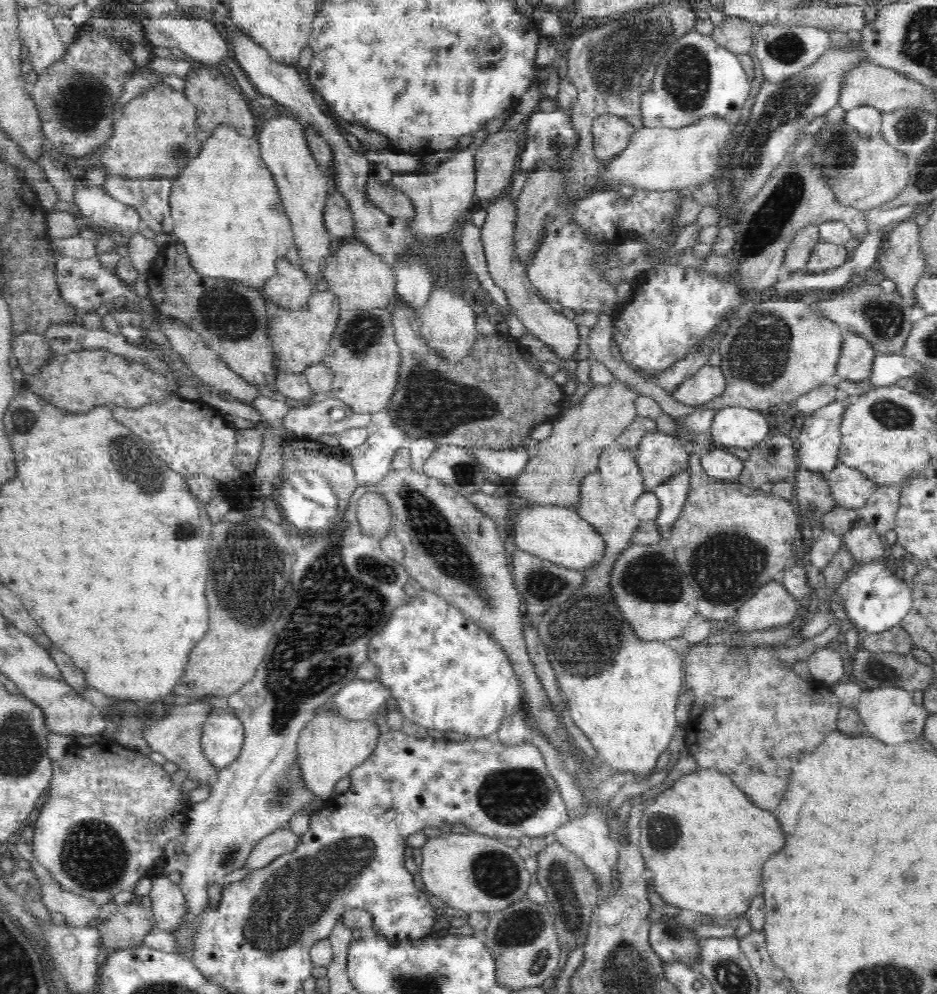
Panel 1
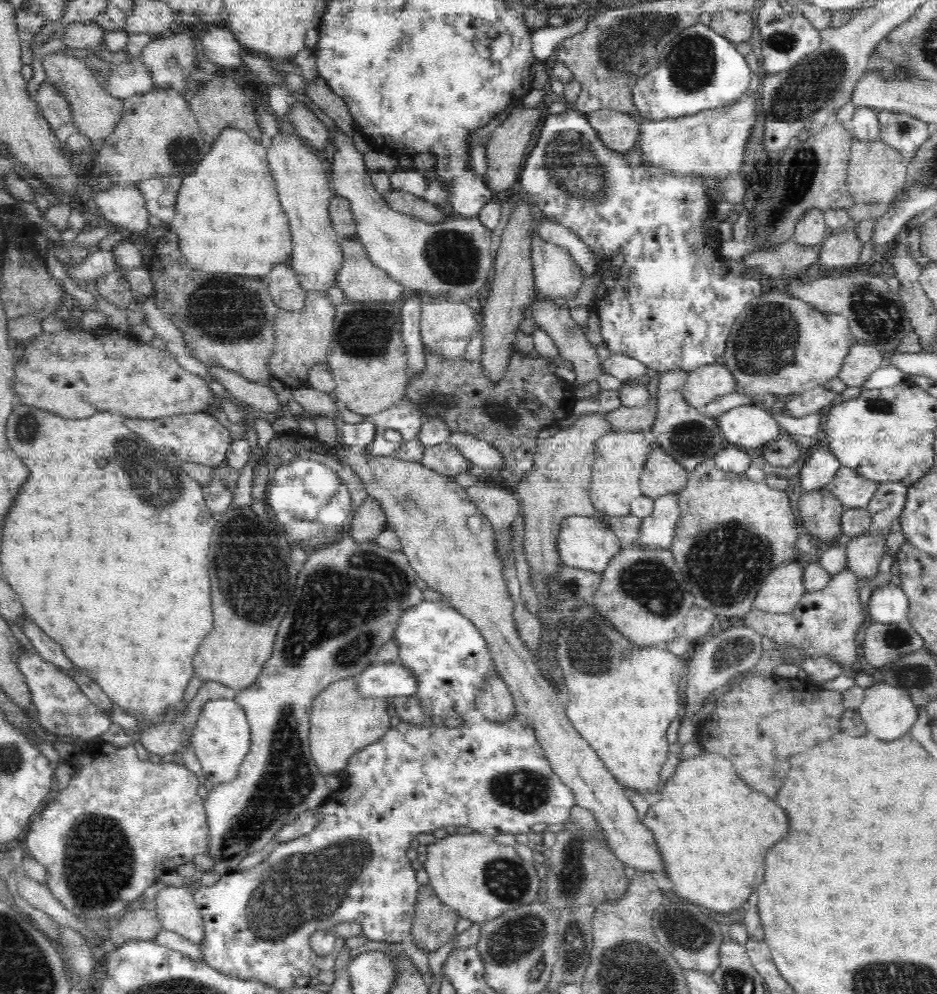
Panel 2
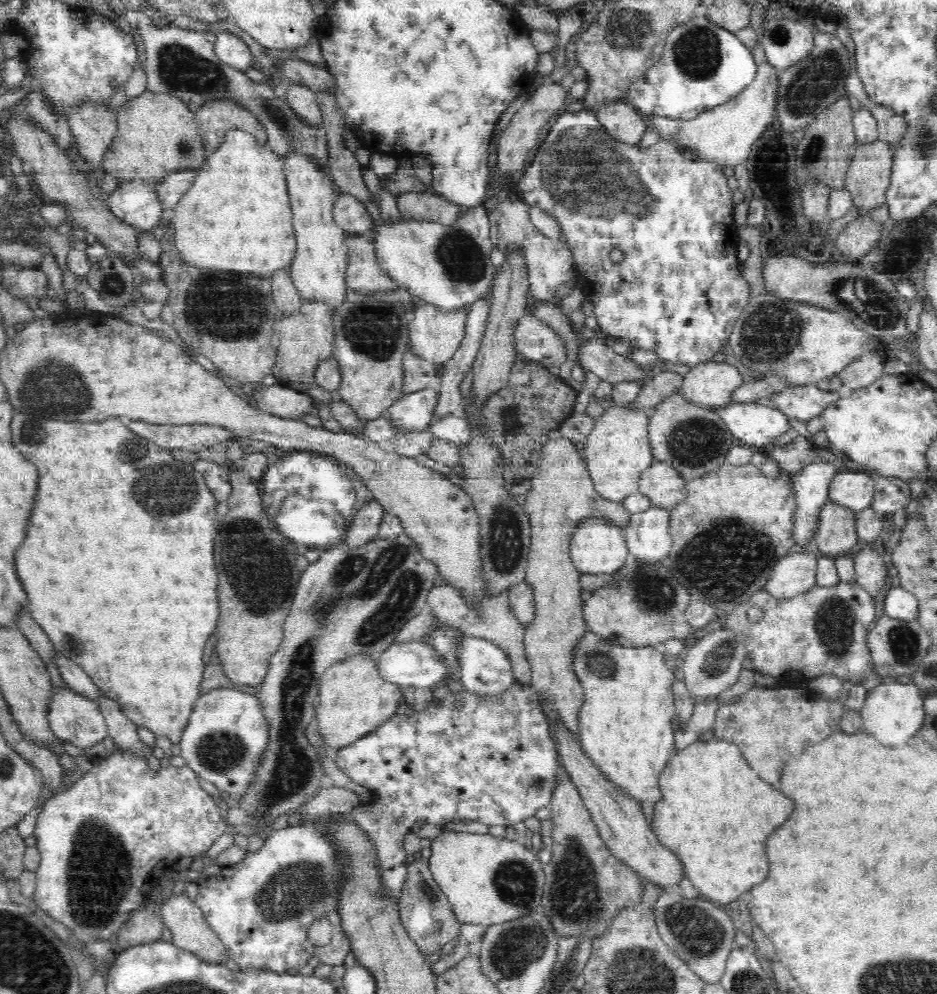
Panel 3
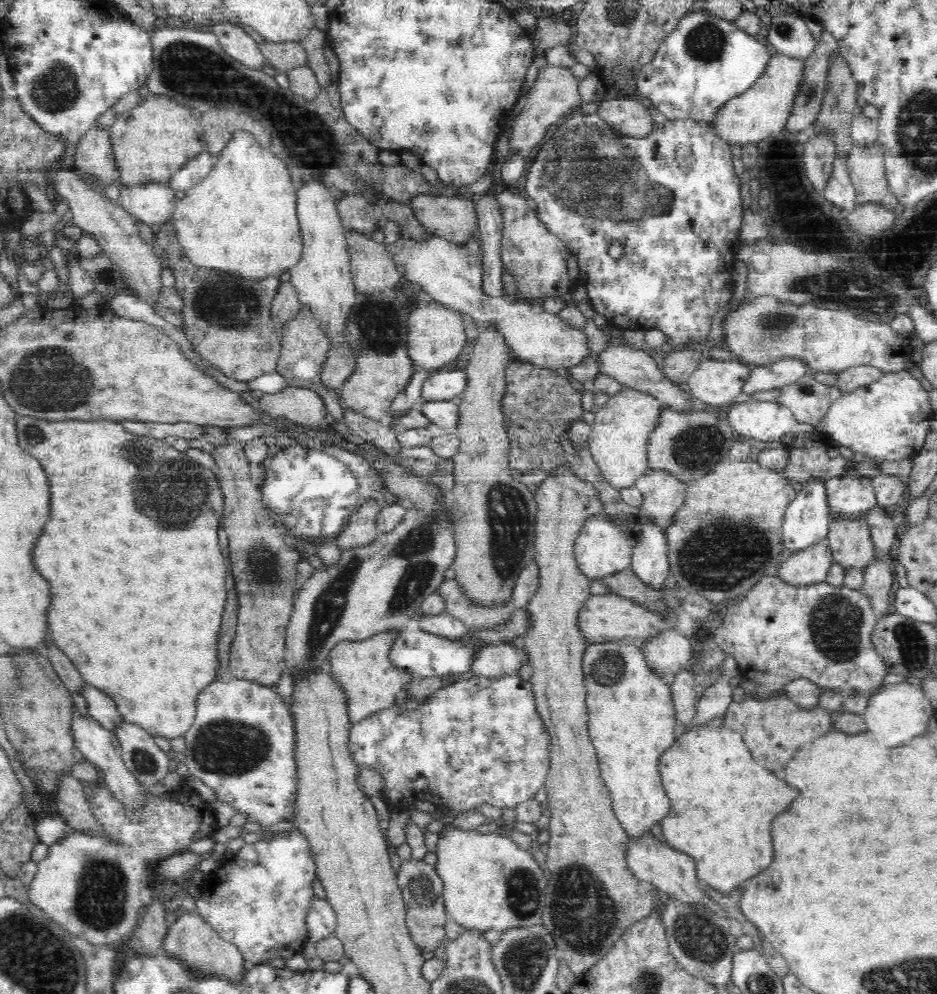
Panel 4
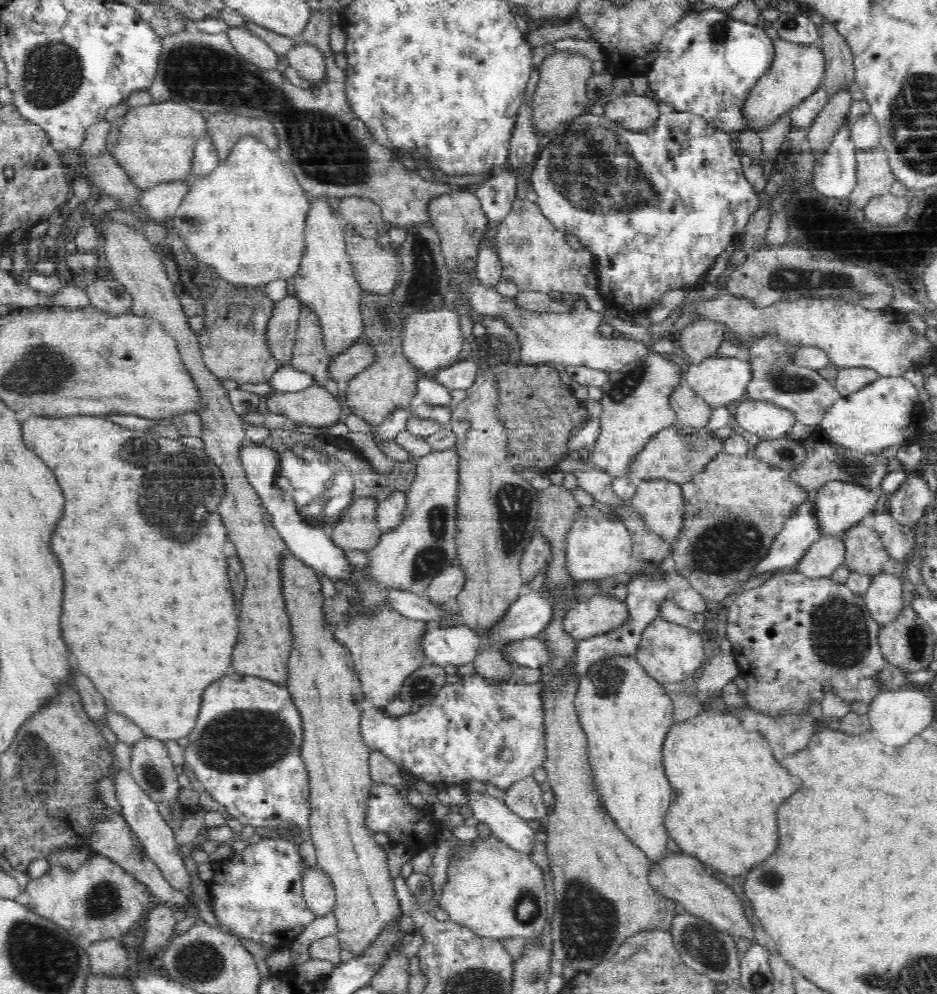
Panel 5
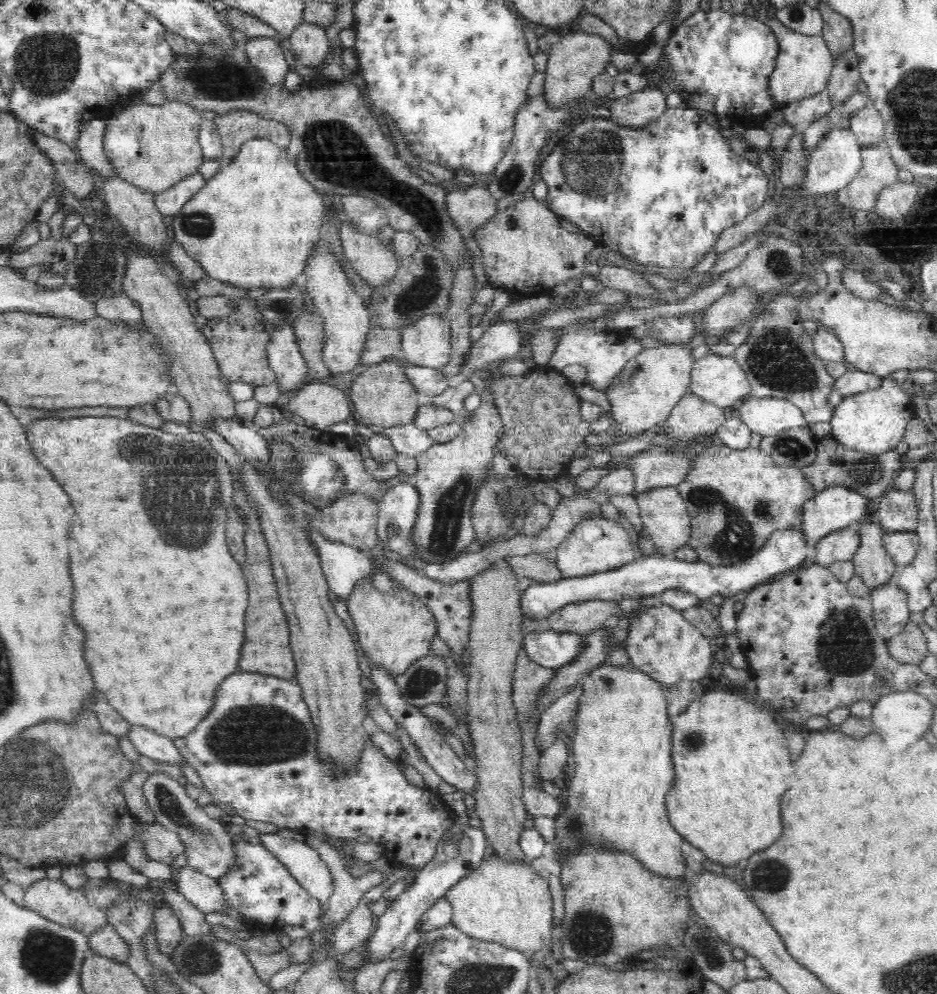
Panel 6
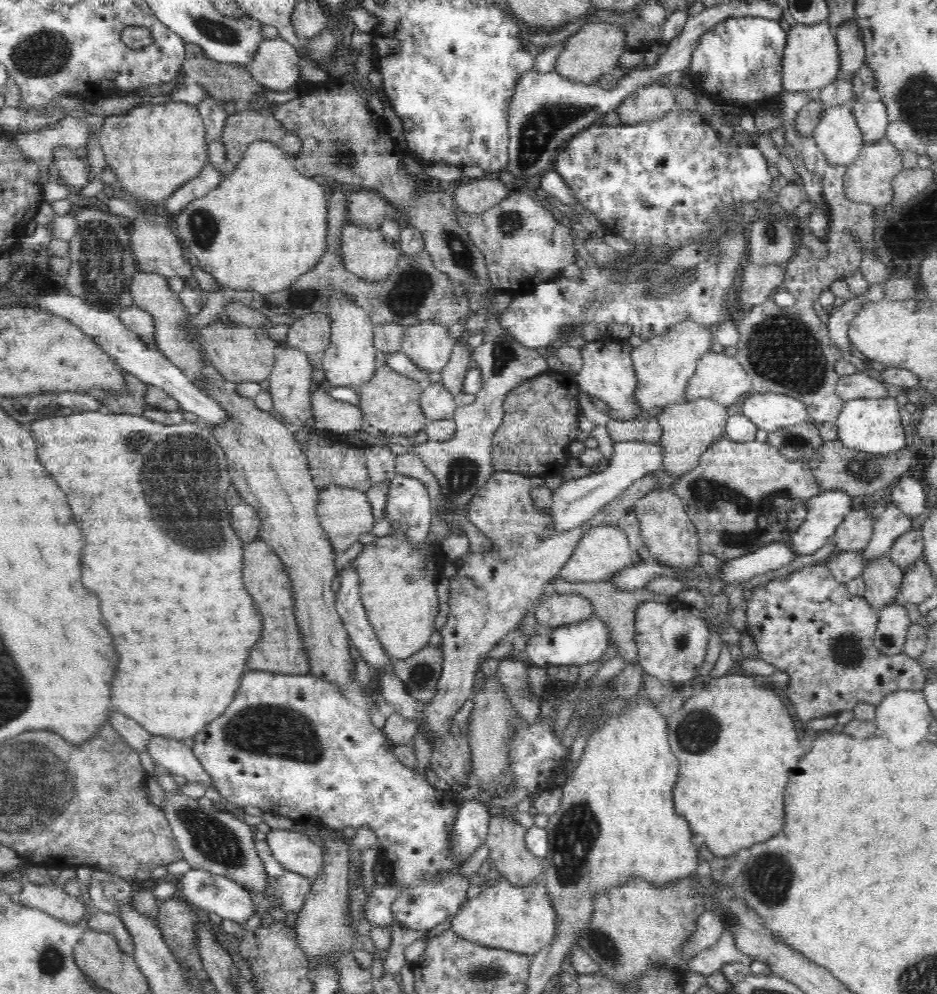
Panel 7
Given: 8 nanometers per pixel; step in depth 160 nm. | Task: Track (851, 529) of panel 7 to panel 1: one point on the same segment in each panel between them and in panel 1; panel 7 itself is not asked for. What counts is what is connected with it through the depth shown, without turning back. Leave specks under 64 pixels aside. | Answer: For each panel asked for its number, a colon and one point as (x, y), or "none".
1: (772, 606)
2: (783, 588)
3: (797, 572)
4: (810, 565)
5: (828, 552)
6: (840, 545)

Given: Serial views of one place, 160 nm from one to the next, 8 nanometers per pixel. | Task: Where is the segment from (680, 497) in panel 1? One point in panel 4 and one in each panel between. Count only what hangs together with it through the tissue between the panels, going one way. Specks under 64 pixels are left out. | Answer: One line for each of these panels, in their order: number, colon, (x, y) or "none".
2: (657, 530)
3: (648, 537)
4: (650, 562)

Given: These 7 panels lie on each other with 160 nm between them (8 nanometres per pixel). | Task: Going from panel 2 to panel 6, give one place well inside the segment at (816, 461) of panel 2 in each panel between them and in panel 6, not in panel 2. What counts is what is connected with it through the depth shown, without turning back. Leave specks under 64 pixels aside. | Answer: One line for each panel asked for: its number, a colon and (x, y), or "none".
3: (811, 485)
4: (806, 521)
5: (800, 531)
6: (785, 551)

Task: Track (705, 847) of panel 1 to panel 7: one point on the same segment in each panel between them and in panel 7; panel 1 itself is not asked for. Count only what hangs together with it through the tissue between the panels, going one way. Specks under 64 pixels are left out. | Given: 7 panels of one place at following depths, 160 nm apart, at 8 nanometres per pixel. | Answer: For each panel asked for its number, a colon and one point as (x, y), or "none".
2: (712, 831)
3: (714, 814)
4: (723, 803)
5: (727, 786)
6: (731, 765)
7: (735, 743)

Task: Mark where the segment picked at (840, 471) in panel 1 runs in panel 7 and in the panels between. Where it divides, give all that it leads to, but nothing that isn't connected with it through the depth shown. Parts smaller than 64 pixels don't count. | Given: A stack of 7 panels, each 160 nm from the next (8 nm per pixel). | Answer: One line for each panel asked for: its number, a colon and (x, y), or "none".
2: (853, 491)
3: (852, 488)
4: (849, 497)
5: (838, 506)
6: (829, 510)
7: (825, 511)

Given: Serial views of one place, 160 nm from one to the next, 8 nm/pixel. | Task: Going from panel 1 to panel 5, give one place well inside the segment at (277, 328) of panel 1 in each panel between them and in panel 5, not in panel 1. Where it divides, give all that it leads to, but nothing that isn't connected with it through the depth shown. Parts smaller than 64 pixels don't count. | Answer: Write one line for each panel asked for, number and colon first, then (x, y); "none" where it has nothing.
2: (303, 338)
3: (305, 338)
4: (304, 346)
5: (308, 355)

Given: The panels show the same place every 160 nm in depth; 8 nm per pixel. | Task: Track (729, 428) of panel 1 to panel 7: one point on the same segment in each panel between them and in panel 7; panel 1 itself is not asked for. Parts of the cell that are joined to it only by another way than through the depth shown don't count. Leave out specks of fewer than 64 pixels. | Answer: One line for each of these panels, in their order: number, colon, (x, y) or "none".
2: (751, 426)
3: (758, 423)
4: (766, 421)
5: (768, 421)
6: (767, 416)
7: (769, 411)

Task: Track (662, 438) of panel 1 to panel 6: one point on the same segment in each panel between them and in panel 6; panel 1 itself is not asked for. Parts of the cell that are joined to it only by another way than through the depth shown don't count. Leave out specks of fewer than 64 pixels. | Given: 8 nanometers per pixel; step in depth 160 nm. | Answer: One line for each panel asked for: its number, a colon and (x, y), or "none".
2: (662, 475)
3: (664, 486)
4: (663, 494)
5: (661, 504)
6: (663, 512)

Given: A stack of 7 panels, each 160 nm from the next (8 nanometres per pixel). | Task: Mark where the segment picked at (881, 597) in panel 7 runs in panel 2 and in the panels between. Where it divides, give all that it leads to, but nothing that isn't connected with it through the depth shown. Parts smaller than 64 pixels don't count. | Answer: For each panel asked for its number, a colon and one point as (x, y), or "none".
2: (820, 511)
3: (836, 537)
4: (850, 542)
5: (864, 551)
6: (872, 563)

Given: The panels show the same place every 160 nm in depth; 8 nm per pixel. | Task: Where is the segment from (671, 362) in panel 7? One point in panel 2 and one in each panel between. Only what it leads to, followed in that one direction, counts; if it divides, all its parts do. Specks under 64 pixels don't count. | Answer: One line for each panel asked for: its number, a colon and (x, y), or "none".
2: (620, 457)
3: (617, 451)
4: (618, 441)
5: (637, 403)
6: (652, 382)

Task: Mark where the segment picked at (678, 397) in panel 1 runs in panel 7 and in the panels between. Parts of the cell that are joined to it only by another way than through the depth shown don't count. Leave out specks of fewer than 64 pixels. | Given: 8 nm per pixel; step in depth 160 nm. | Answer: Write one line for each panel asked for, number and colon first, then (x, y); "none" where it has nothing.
2: (704, 384)
3: (711, 384)
4: (716, 383)
5: (719, 381)
6: (720, 380)
7: (719, 377)

